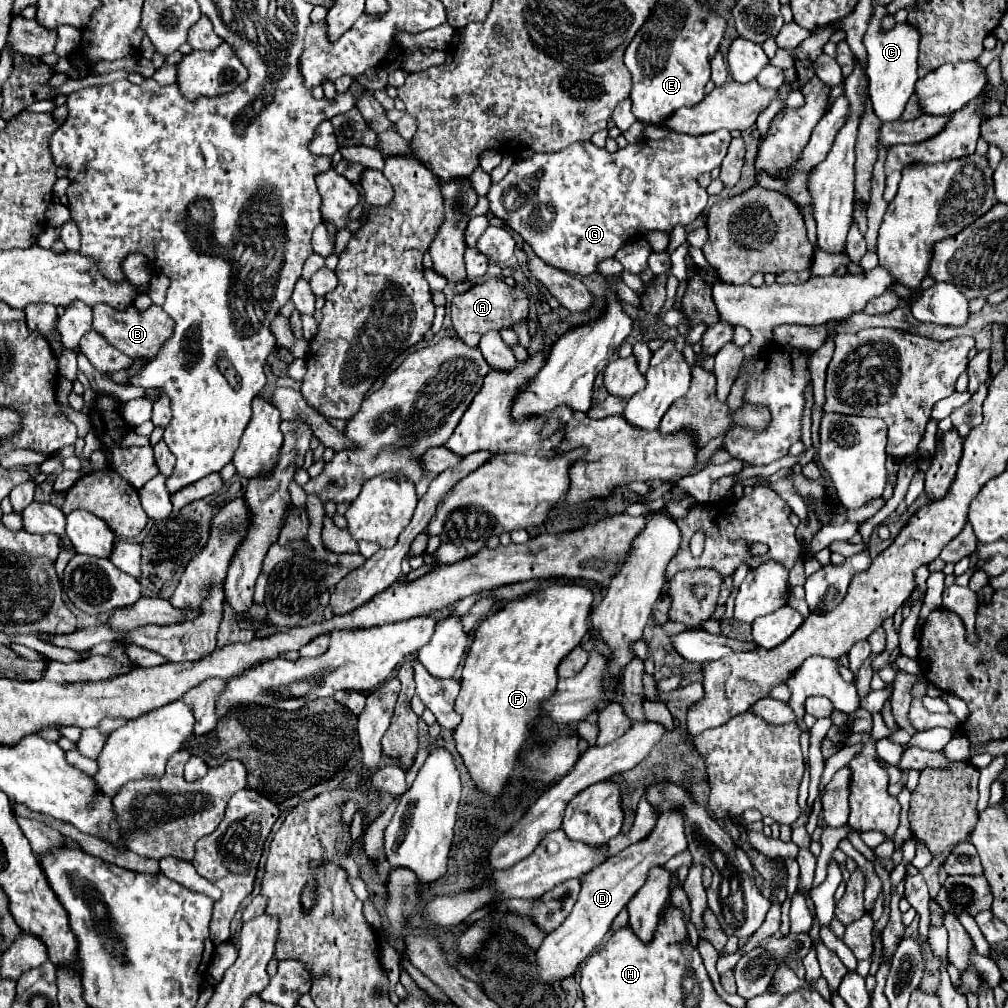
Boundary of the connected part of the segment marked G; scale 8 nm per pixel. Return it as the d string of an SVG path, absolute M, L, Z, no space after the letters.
M714 131L700 137L686 133L670 133L660 141L646 139L638 145L628 145L610 153L586 143L572 143L562 151L554 153L534 153L528 159L516 161L508 175L490 187L490 211L502 217L510 227L526 239L534 253L546 263L568 271L572 275L590 275L602 259L614 257L622 243L648 231L670 233L674 225L692 223L706 207L708 193L698 185L698 175L720 167L730 145L728 131Z

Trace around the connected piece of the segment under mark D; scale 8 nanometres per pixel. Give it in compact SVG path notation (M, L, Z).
M674 807L658 817L658 823L650 837L642 839L642 843L634 843L620 851L618 855L606 859L602 867L592 869L584 879L582 879L582 891L580 897L572 909L572 913L566 917L566 921L546 935L544 943L540 945L536 953L536 961L540 967L540 979L544 983L554 983L556 979L566 979L570 977L576 967L586 961L588 955L604 941L606 933L610 931L610 923L614 917L626 907L626 903L638 893L642 883L648 877L650 867L654 865L664 865L670 857L686 849L686 831L684 831L686 817L682 815L682 807Z

